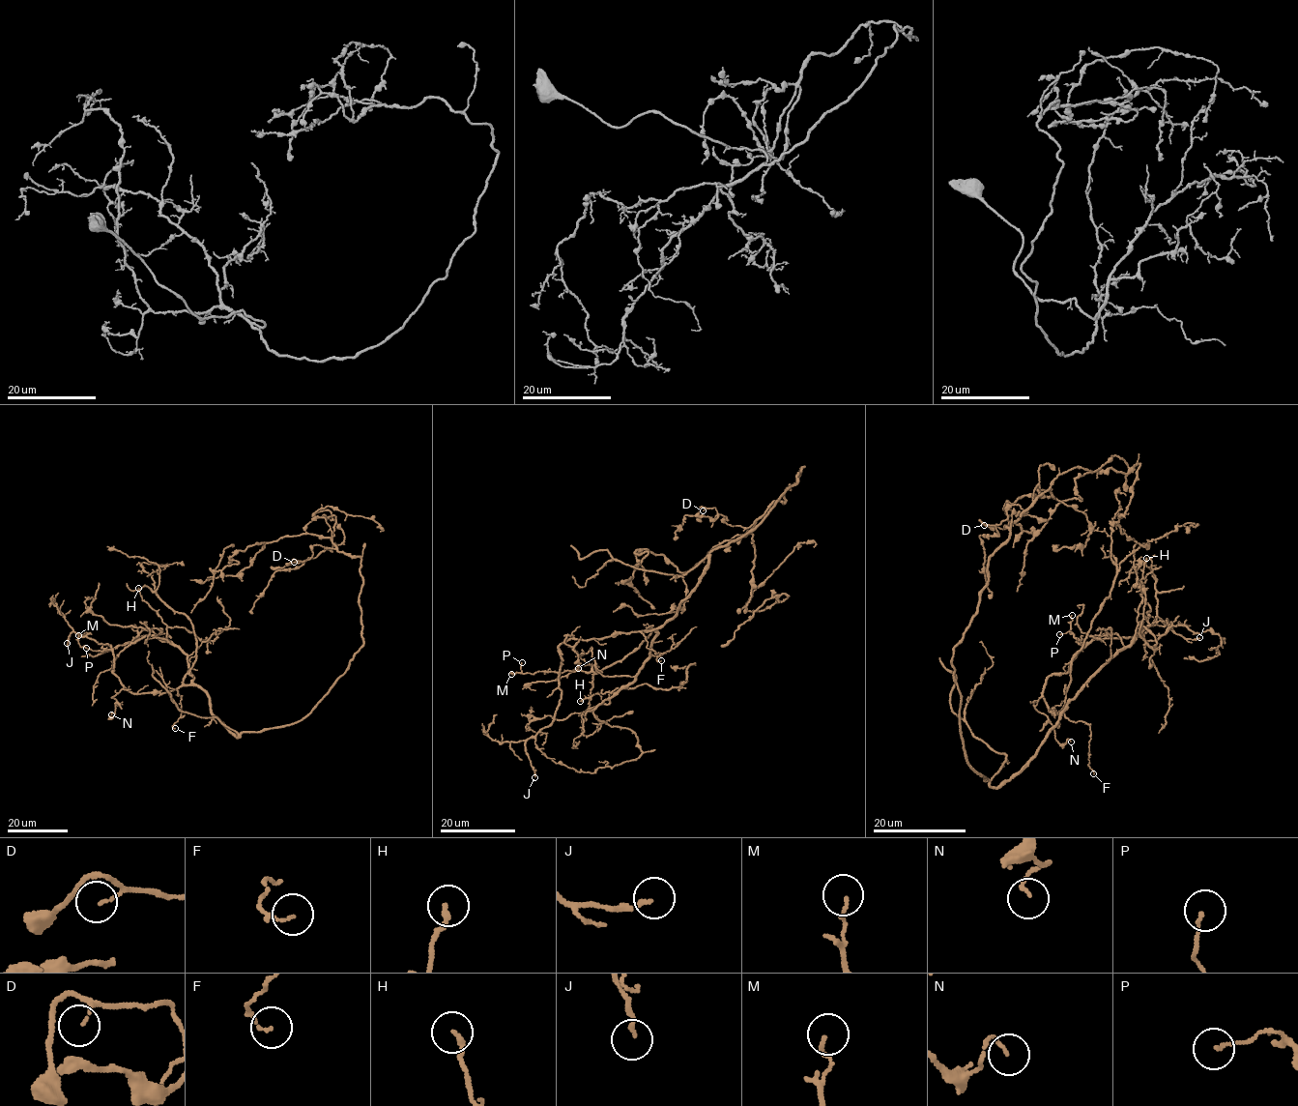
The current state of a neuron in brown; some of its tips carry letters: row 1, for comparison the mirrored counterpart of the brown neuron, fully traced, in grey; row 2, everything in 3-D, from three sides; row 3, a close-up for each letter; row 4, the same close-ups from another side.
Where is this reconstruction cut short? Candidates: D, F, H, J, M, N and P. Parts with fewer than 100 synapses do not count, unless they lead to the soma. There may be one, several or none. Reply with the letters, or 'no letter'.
no letter

